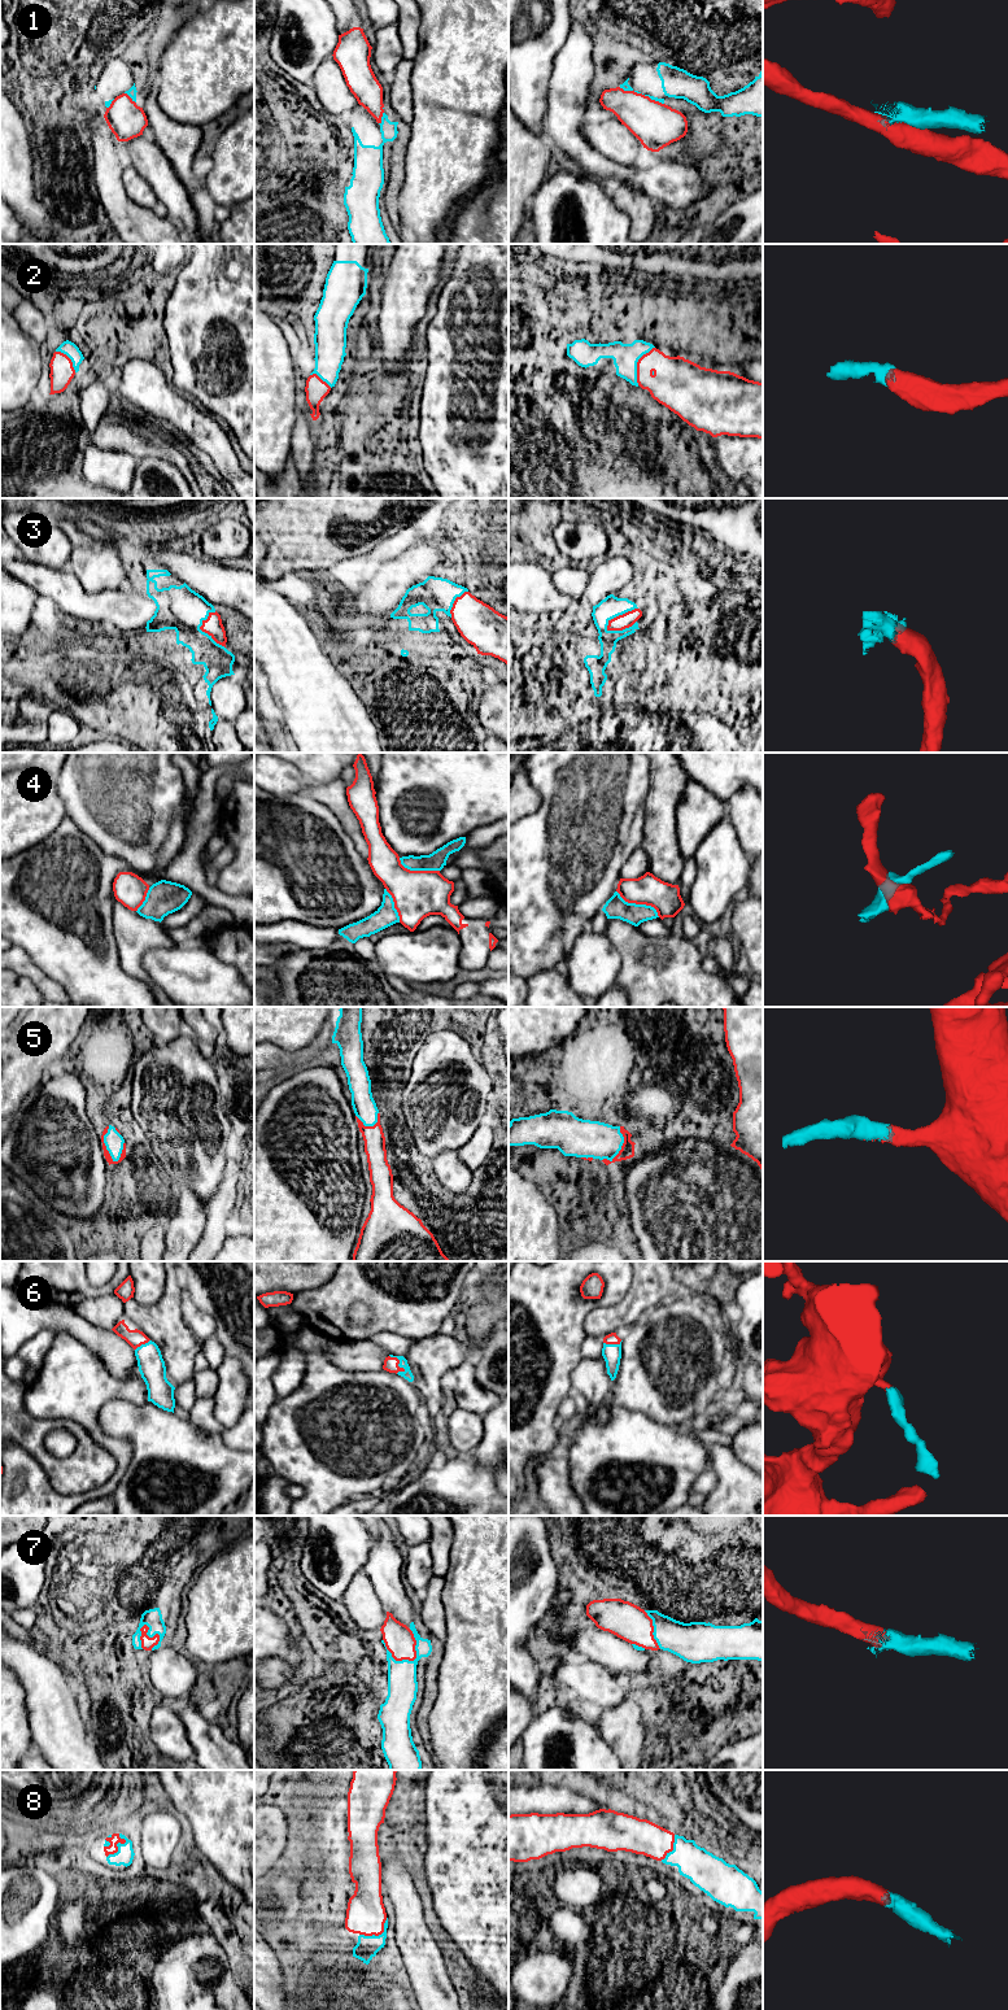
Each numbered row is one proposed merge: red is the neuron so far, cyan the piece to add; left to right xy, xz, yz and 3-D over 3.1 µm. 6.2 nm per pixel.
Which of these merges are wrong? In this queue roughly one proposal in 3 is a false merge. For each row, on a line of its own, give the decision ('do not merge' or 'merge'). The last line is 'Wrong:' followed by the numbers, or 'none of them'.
1: do not merge
2: merge
3: merge
4: do not merge
5: merge
6: merge
7: merge
8: merge
Wrong: 1, 4

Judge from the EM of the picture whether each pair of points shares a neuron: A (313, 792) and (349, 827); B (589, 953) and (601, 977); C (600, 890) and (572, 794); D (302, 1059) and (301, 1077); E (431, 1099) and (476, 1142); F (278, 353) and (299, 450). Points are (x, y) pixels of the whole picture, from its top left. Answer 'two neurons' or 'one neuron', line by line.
A: one neuron
B: one neuron
C: one neuron
D: two neurons
E: two neurons
F: two neurons

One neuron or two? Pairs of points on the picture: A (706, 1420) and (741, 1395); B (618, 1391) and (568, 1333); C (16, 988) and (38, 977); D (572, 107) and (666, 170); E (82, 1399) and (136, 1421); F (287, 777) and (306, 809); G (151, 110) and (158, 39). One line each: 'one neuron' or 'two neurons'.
A: one neuron
B: two neurons
C: two neurons
D: one neuron
E: two neurons
F: two neurons
G: one neuron

